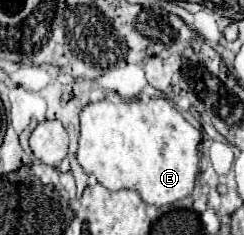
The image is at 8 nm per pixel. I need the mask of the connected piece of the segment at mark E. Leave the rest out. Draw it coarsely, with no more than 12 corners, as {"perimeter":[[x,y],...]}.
{"perimeter":[[165,97],[81,113],[77,161],[145,205],[191,195],[201,131]]}

